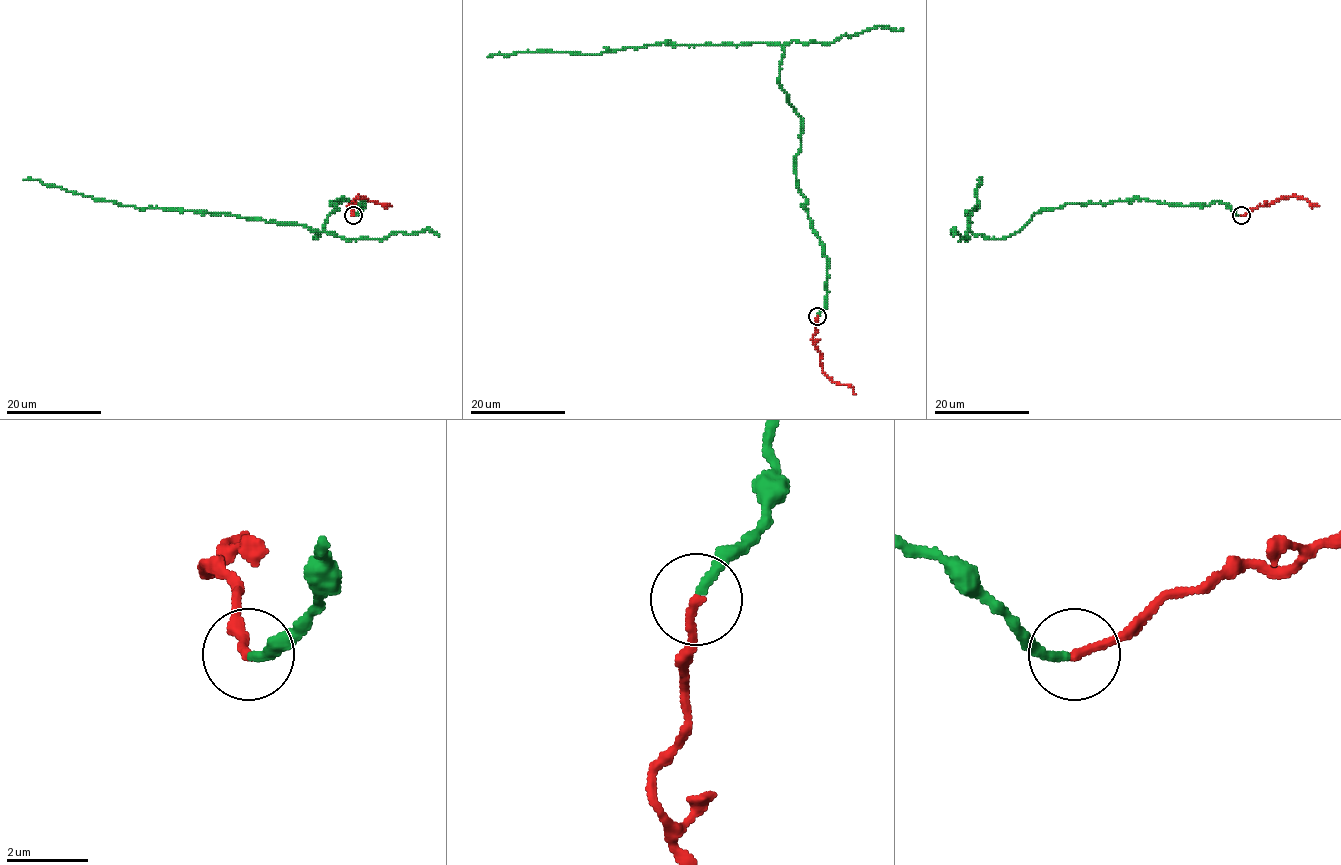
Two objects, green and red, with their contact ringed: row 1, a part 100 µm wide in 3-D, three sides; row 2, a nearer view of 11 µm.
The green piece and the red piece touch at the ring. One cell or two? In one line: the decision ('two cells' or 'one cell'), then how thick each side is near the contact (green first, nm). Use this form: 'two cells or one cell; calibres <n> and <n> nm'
one cell; calibres 240 and 220 nm

